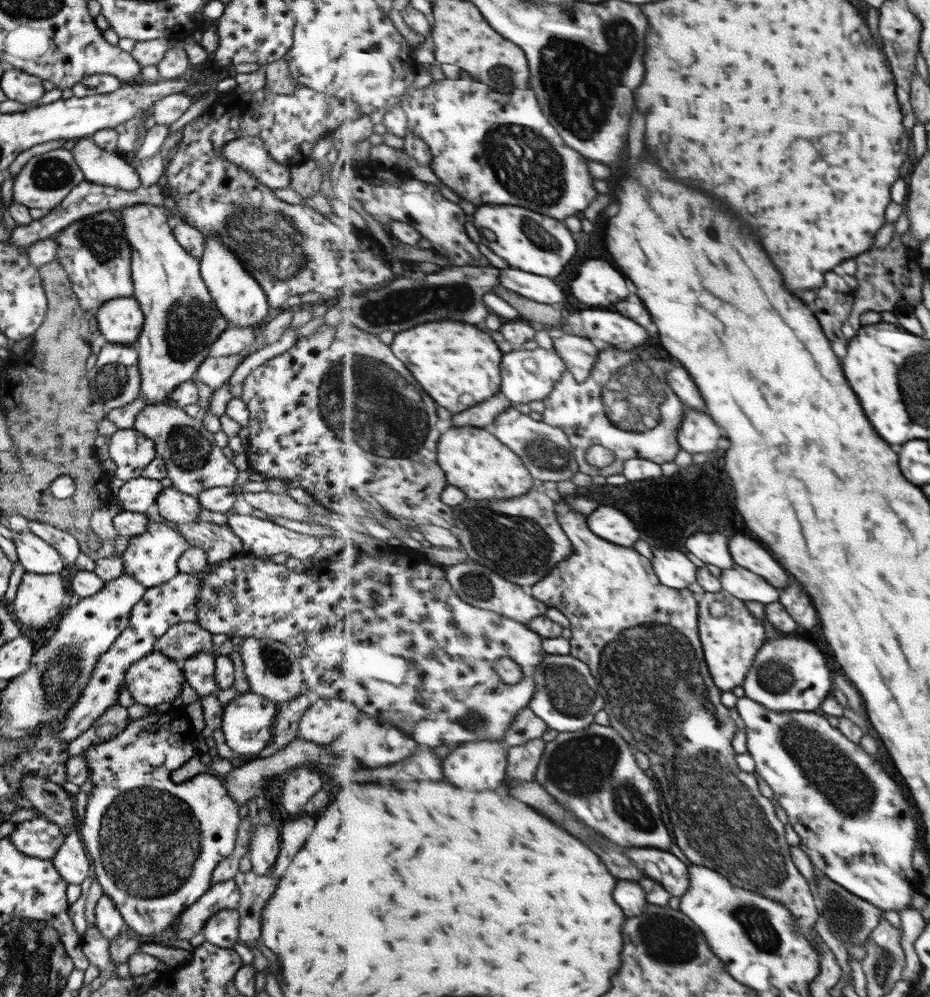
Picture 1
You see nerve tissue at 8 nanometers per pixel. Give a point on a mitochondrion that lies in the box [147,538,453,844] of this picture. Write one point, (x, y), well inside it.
(279, 663)

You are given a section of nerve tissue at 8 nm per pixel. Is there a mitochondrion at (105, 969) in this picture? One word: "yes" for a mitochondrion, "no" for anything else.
no

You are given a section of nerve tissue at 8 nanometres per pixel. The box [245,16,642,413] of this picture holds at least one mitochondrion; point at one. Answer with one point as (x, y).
(524, 161)

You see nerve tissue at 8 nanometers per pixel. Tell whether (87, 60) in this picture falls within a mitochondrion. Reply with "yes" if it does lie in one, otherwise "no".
no

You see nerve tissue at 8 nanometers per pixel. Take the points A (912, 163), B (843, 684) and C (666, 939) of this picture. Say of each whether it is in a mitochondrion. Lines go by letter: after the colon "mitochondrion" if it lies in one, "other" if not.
A: other
B: other
C: mitochondrion

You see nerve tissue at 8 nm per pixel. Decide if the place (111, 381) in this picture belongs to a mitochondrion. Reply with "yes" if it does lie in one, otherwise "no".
yes

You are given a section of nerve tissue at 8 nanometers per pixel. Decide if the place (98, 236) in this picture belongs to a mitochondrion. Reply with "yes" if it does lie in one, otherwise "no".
yes

